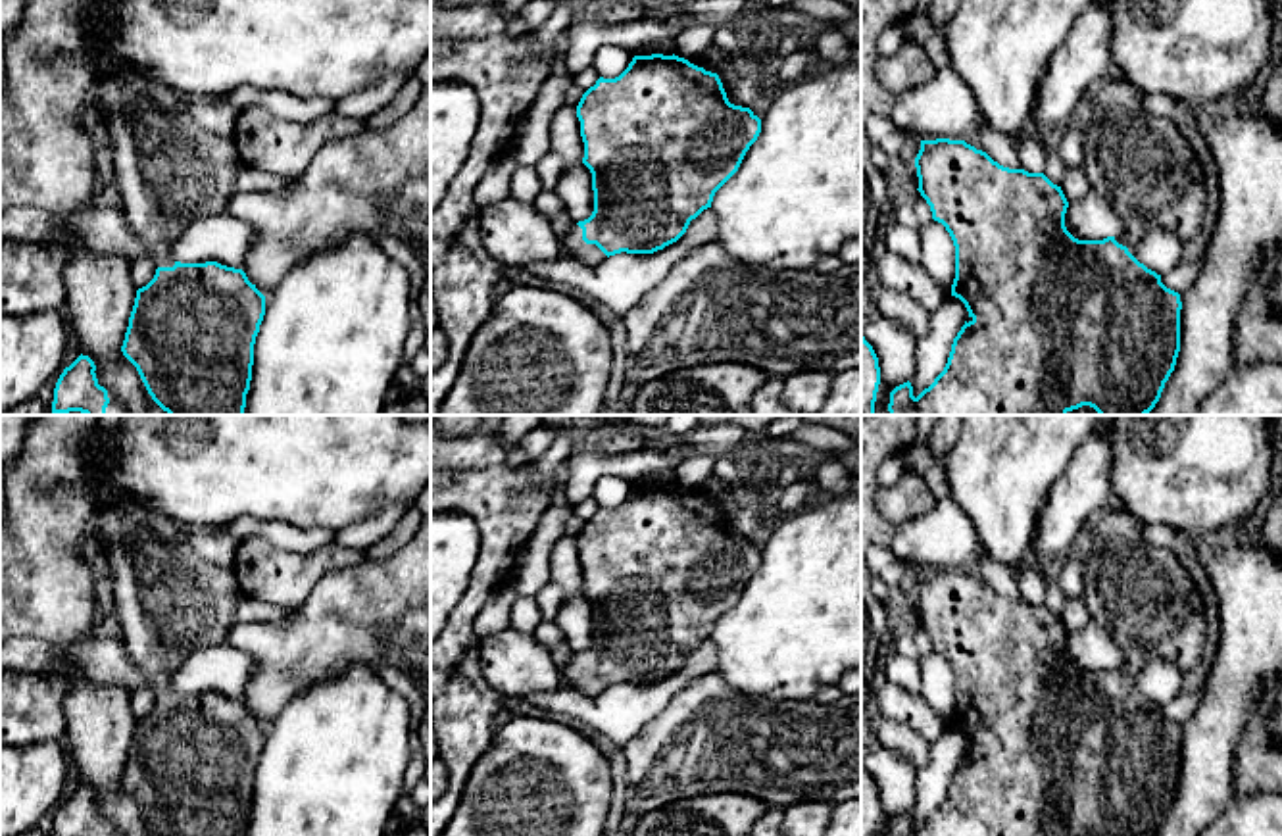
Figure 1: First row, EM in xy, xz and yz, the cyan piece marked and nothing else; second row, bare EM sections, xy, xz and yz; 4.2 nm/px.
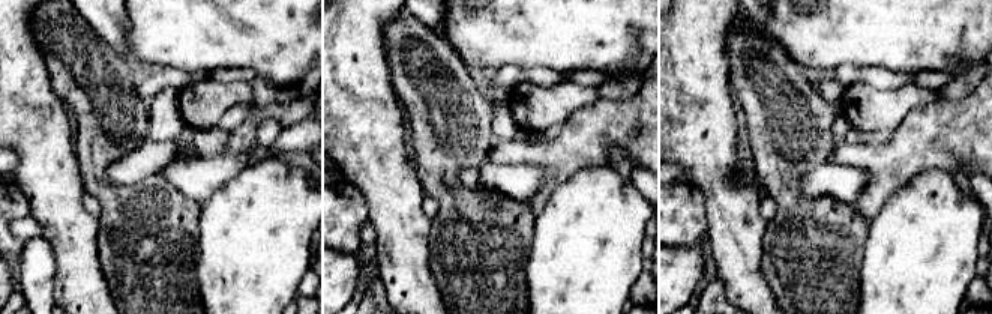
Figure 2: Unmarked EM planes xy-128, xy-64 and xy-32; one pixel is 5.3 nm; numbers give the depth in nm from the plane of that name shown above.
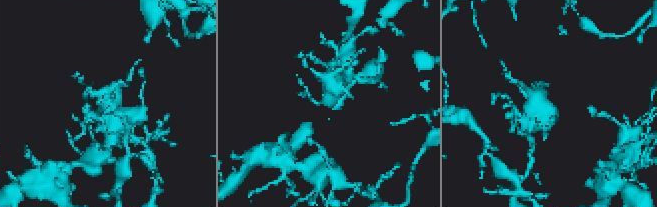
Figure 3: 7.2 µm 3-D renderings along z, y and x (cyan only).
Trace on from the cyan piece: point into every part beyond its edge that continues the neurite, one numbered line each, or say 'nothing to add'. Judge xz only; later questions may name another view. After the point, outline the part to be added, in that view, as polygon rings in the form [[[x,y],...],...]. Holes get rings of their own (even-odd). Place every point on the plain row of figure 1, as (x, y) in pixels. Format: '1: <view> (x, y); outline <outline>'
1: xz (589, 685); outline [[[577,653],[569,659],[563,675],[573,690],[582,696],[598,696],[607,688],[596,675],[582,671],[582,659]]]

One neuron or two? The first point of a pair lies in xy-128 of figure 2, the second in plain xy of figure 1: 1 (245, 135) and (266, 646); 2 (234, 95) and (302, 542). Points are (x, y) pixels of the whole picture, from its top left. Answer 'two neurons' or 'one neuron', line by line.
1: one neuron
2: two neurons

